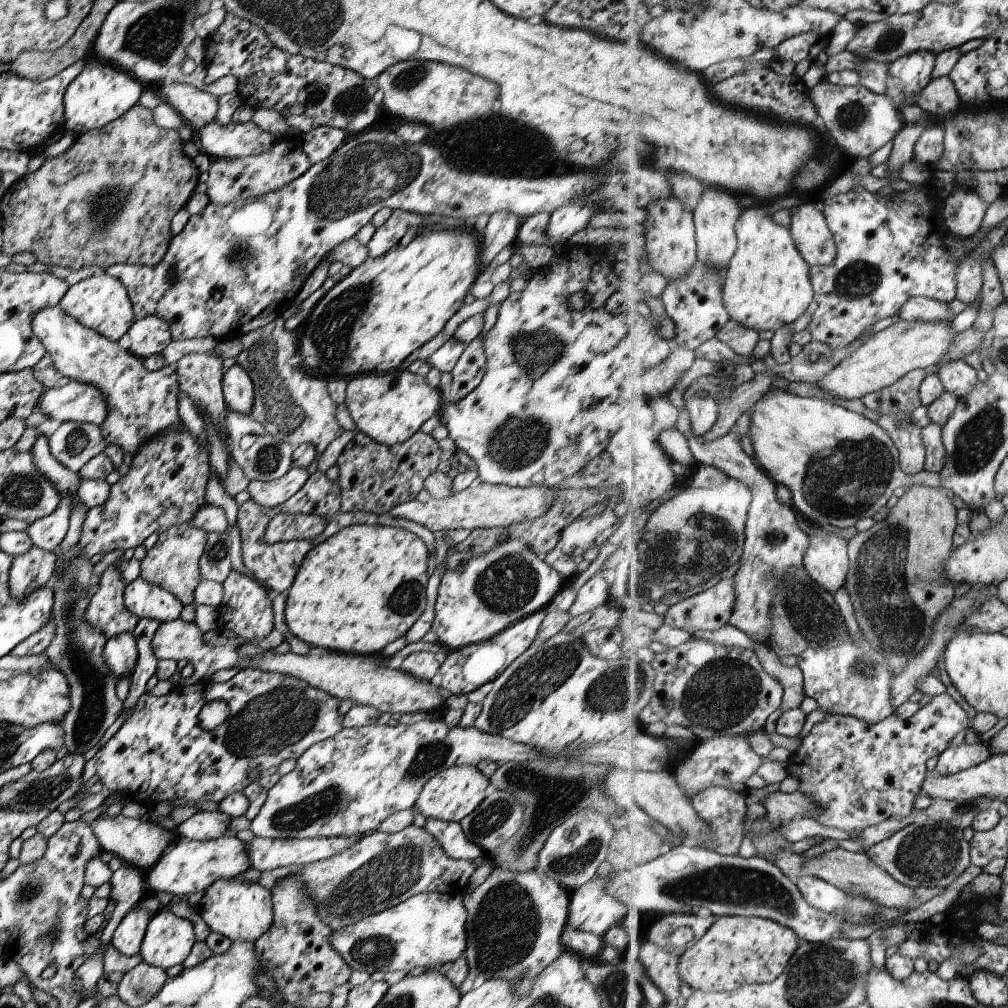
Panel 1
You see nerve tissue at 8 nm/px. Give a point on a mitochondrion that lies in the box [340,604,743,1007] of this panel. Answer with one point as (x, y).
(505, 928)

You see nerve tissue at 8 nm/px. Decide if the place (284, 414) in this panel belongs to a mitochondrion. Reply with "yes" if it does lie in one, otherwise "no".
yes

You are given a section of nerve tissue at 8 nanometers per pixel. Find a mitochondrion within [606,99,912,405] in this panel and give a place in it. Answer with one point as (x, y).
(858, 280)

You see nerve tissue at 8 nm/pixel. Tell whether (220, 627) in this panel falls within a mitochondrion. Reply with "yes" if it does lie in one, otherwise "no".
no

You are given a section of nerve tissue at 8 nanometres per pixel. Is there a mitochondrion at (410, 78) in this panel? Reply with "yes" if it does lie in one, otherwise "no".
yes

